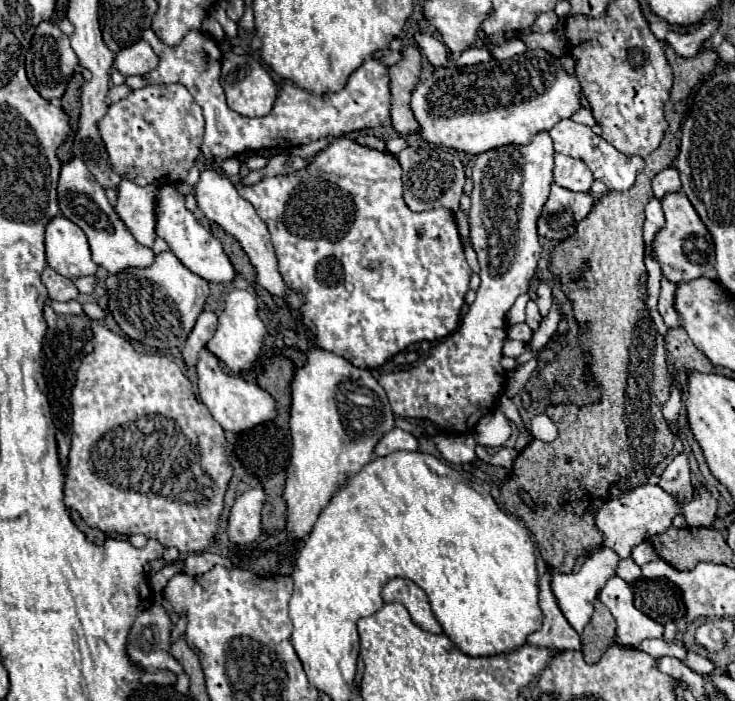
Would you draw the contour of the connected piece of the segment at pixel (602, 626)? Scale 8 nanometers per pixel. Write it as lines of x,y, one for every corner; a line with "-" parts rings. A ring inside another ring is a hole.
596,600
594,614
580,636
582,648
590,648
592,664
596,664
602,658
604,650
614,644
614,638
616,638
616,620
612,618
610,610
600,600

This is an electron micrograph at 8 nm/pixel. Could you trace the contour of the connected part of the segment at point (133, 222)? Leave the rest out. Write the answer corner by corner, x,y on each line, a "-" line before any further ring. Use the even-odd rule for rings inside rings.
122,180
118,186
118,202
116,202
116,214
128,226
132,236
142,246
152,246
156,234
154,234
154,198
158,188
156,186
136,186
130,180

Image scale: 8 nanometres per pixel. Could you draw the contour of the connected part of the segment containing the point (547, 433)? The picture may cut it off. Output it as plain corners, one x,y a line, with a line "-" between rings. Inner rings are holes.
536,414
536,416
532,418
530,432
532,432
534,438
544,440
544,442
552,442
552,440
556,440
556,434
558,434
554,422
552,422
546,414

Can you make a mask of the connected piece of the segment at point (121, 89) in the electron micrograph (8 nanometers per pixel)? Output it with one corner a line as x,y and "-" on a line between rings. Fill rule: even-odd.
122,84
122,86
112,86
110,90
108,90
108,94
106,94
106,102
110,104
114,104
114,102
118,102
118,100
122,100
122,98
126,98
130,94
130,90
126,88
126,84

